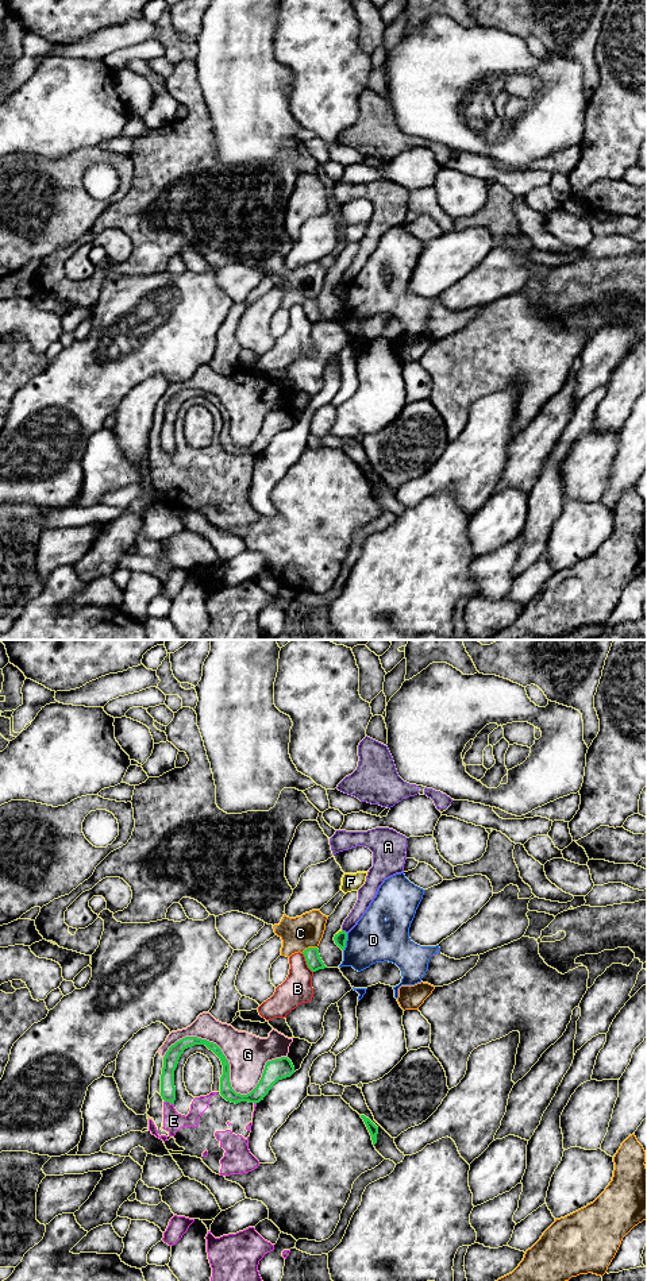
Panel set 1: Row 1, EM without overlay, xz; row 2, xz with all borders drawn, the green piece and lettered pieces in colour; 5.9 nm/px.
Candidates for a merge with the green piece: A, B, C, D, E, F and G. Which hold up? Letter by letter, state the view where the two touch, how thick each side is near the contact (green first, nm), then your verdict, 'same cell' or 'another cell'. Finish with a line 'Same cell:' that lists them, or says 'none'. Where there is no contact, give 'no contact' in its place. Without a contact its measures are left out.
A: contact in xz; calibres 70 and 100 nm; another cell
B: contact in xz; calibres 90 and 180 nm; another cell
C: contact in xz; calibres 90 and 200 nm; another cell
D: contact in xz; calibres 70 and 280 nm; another cell
E: contact in xz; calibres 100 and 120 nm; another cell
F: contact in xz; calibres 70 and 20 nm; another cell
G: contact in xz; calibres 100 and 240 nm; another cell
Same cell: none

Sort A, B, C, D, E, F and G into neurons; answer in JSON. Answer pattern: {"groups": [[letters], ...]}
{"groups": [["A"], ["B"], ["C"], ["D"], ["E", "G"], ["F"]]}

